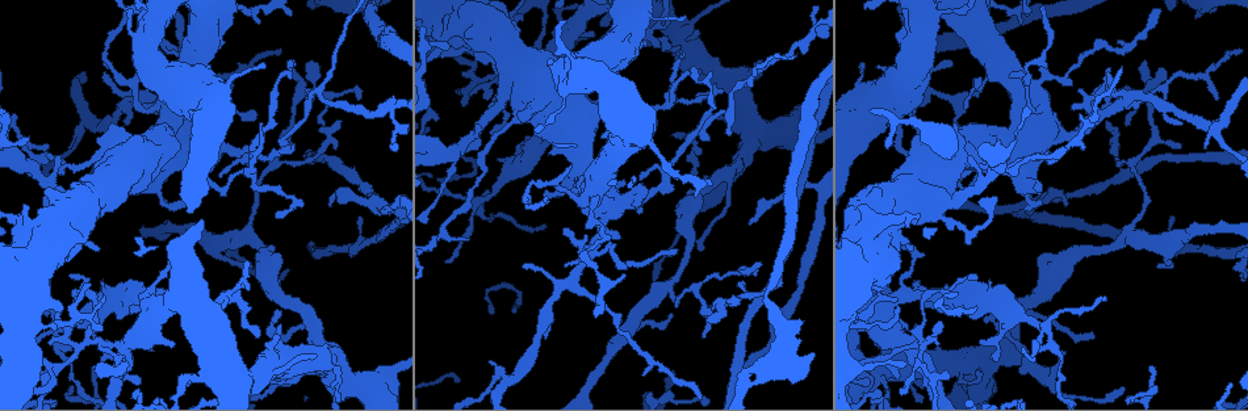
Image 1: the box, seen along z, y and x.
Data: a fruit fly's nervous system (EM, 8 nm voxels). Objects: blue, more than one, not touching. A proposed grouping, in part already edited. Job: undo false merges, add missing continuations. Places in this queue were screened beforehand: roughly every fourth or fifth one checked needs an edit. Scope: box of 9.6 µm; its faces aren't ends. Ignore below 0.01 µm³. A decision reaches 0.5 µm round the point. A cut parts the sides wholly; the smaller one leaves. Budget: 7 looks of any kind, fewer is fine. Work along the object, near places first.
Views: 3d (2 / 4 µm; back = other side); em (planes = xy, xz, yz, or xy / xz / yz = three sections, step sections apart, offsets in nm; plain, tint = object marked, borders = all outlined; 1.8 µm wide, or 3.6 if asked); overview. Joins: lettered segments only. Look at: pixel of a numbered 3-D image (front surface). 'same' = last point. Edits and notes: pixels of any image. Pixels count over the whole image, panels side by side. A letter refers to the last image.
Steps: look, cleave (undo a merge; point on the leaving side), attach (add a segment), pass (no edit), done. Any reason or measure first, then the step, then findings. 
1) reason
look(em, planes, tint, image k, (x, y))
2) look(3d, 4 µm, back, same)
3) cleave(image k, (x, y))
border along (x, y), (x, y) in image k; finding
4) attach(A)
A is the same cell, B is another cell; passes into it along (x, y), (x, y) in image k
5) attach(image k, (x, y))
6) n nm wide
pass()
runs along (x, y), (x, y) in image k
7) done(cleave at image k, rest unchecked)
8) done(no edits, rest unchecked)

thin end
look(em, planes, borders, image 1, (450, 47))

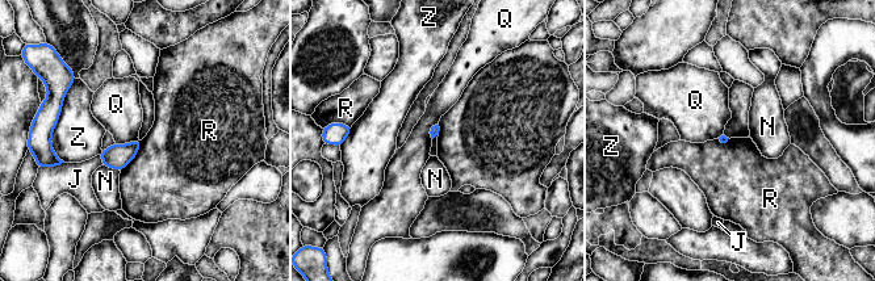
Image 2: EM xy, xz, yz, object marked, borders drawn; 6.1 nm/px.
pass()
J, N, Q, R and Z are other cells; no lettered segment goes on from it

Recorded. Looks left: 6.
thin end
look(3d, 2 µm, image 1, (714, 109))

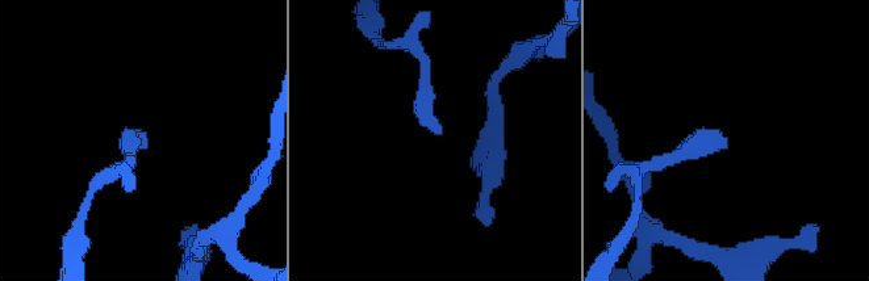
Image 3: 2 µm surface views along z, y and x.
look(em, 3.6 µm, planes, borders, image 3, (724, 145))

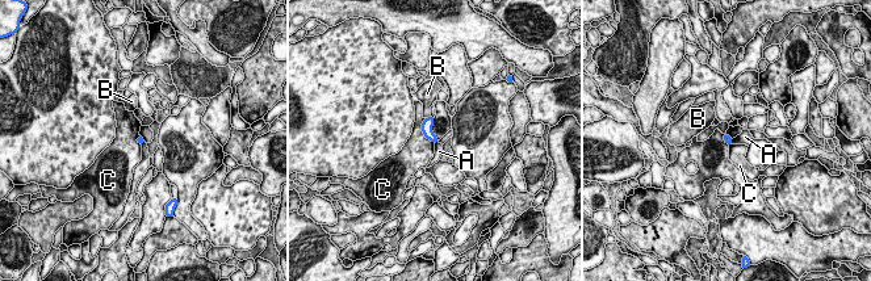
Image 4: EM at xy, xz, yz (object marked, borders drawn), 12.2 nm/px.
pass()
A, B and C are other cells; border along (733, 138), (731, 143) in image 4; none of them fits

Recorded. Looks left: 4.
abrupt turn
look(3d, 2 µm, image 1, (803, 177))

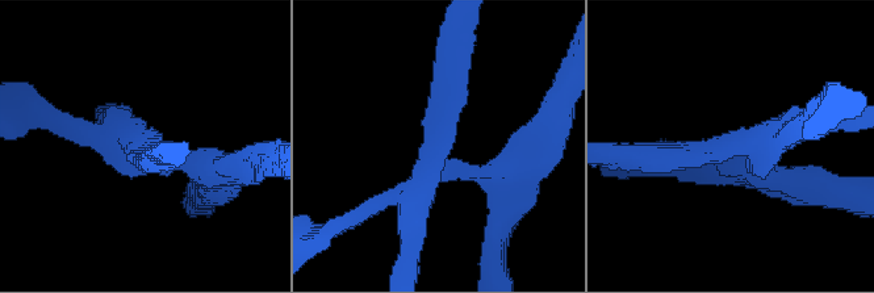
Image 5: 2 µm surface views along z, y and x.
look(em, planes, borders, image 5, (146, 145))

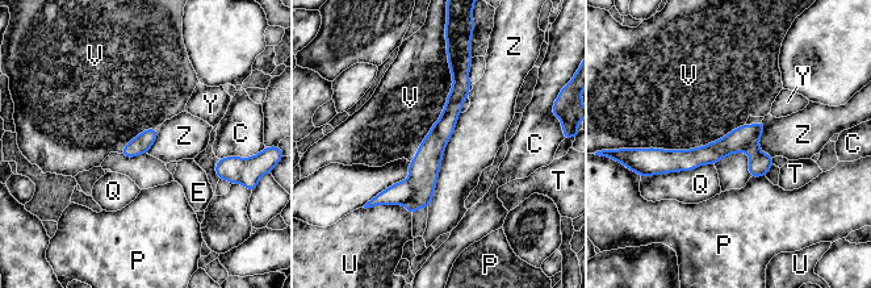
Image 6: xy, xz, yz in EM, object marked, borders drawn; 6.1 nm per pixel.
cleave(image 6, (400, 193))
C, E, P, Q, T, U, V, Y and Z are other cells; border along (407, 179), (413, 193), (405, 204) in image 6; two neurons meet here

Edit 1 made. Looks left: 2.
done(cleave at image 6, rest unchecked)

